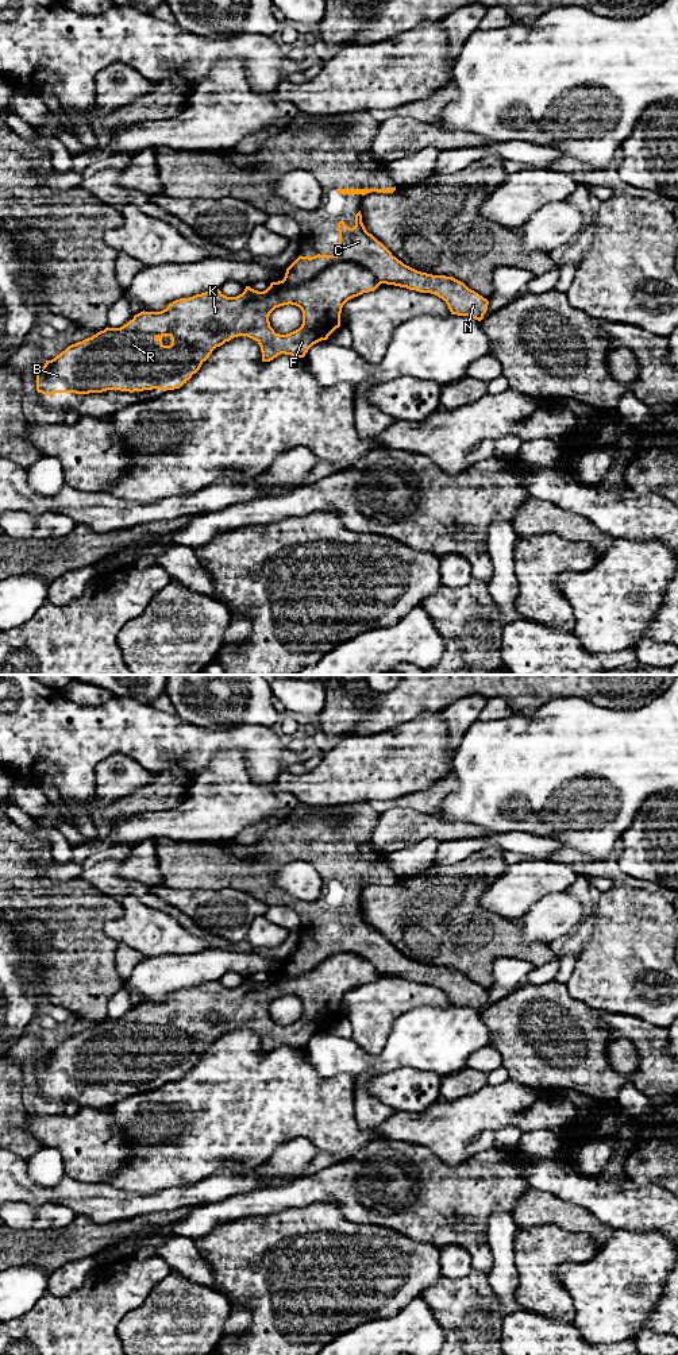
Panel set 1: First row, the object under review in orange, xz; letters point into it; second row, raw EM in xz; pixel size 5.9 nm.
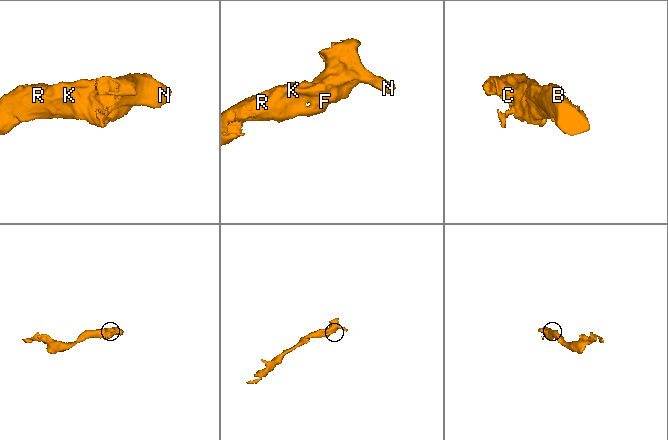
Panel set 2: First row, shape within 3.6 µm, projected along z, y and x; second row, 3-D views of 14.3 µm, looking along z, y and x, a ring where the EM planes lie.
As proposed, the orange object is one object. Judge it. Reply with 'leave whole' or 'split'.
split

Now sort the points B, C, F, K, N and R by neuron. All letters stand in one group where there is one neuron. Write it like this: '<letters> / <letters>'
B F K R / C N

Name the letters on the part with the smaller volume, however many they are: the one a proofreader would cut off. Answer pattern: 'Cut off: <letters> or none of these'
Cut off: C, N

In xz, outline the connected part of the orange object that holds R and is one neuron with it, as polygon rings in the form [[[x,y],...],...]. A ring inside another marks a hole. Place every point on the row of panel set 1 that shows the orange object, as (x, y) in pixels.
[[[342,262],[297,286],[286,286],[278,281],[271,282],[263,292],[246,286],[236,297],[227,297],[219,289],[211,289],[189,298],[180,298],[161,312],[143,310],[120,328],[107,327],[92,337],[69,345],[54,359],[46,360],[35,372],[36,391],[51,395],[180,389],[200,370],[216,347],[238,336],[247,336],[259,344],[262,362],[270,362],[281,354],[304,358],[313,344],[327,340],[340,327],[342,308],[348,300],[374,292],[380,285],[366,269]],[[289,304],[301,309],[303,324],[290,333],[276,333],[269,316],[276,308]]]

